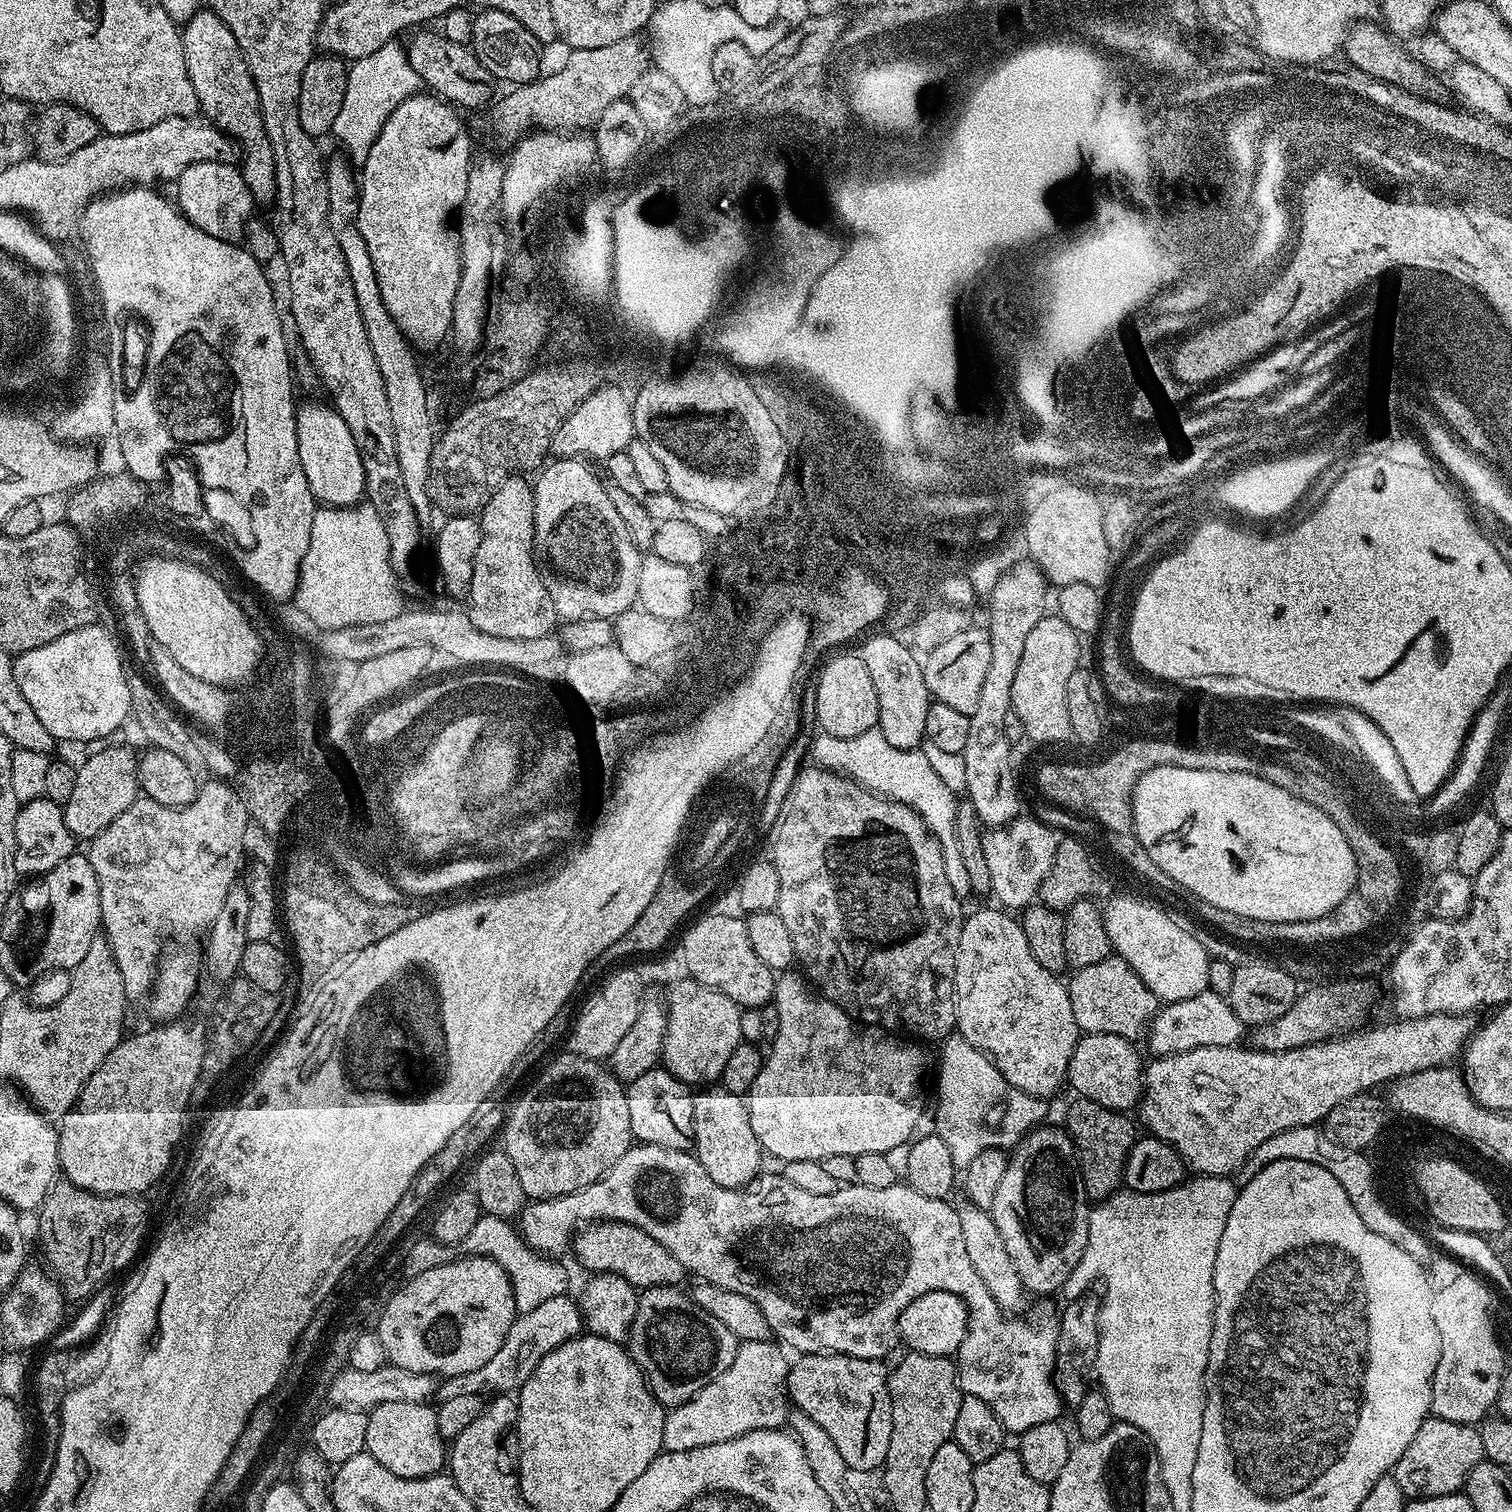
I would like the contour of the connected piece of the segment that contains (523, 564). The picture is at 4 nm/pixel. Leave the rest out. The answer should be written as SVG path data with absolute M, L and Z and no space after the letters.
M512 475L496 490L478 512L482 542L478 554L474 554L474 574L470 578L470 590L466 597L466 611L471 622L486 634L498 635L500 638L532 639L549 635L552 626L558 622L554 602L546 590L540 570L536 566L534 542L534 494L533 485L524 481L523 475Z

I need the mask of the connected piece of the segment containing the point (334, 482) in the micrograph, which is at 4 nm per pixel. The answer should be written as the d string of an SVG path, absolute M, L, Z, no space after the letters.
M331 403L303 404L296 410L298 458L306 474L312 497L324 506L346 508L361 503L364 491L364 471L354 434Z

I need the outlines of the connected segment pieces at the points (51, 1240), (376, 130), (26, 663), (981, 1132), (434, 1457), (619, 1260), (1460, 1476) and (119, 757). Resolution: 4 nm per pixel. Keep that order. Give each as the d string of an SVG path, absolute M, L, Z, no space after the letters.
M66 1179L53 1184L46 1198L40 1203L40 1232L38 1228L38 1248L44 1251L43 1263L47 1265L56 1283L64 1289L65 1297L84 1302L97 1289L107 1285L115 1272L120 1272L136 1256L140 1243L144 1240L144 1227L148 1224L148 1212L143 1199L134 1196L99 1196L82 1190Z
M396 42L387 44L382 46L382 50L374 50L374 54L366 58L351 61L342 110L338 110L338 118L334 118L331 135L340 139L353 161L364 161L370 154L370 146L374 146L374 138L378 138L386 118L390 118L393 110L406 102L406 98L421 91L420 75L408 61L407 51L398 45Z
M99 623L70 630L46 646L19 653L13 659L14 678L23 697L34 708L38 719L48 729L56 742L62 740L100 740L111 732L119 733L124 719L131 709L129 673L124 672L124 660L120 657L120 644Z
M958 1034L945 1036L940 1048L940 1069L936 1072L936 1108L934 1107L934 1132L950 1146L950 1154L954 1157L957 1169L963 1170L982 1154L982 1150L1003 1148L1011 1150L1041 1123L1040 1120L1047 1114L1048 1108L1043 1099L1026 1094L1010 1082L998 1070L998 1066L985 1052L980 1052L966 1038Z
M382 1402L368 1412L364 1451L398 1478L417 1480L437 1475L446 1464L446 1441L438 1430L436 1408L428 1402Z
M599 1221L584 1226L575 1233L574 1252L576 1260L592 1272L612 1272L626 1277L632 1286L639 1289L651 1287L675 1287L688 1276L687 1268L671 1254L657 1239L651 1238L644 1230L620 1221Z
M1429 1415L1422 1426L1418 1426L1418 1434L1414 1434L1410 1446L1402 1450L1402 1458L1398 1458L1394 1475L1398 1486L1402 1486L1405 1498L1451 1496L1463 1489L1466 1474L1470 1474L1470 1470L1474 1470L1474 1466L1478 1466L1478 1462L1483 1459L1479 1427L1446 1422L1442 1418Z
M123 743L116 744L113 748L100 748L93 756L88 756L76 770L74 778L74 791L70 793L70 798L62 806L66 826L70 826L70 834L75 836L77 841L91 842L94 837L126 806L130 806L138 799L138 781L136 778L136 762L138 756L131 747Z

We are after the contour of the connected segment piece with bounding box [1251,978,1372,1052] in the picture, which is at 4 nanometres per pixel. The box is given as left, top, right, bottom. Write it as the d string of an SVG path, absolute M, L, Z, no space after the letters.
M1351 978L1345 984L1332 984L1329 988L1312 988L1309 992L1301 991L1294 1006L1269 1024L1261 1024L1255 1029L1251 1043L1261 1052L1285 1052L1301 1048L1313 1042L1323 1042L1343 1037L1359 1029L1372 1002L1372 992L1360 978Z

